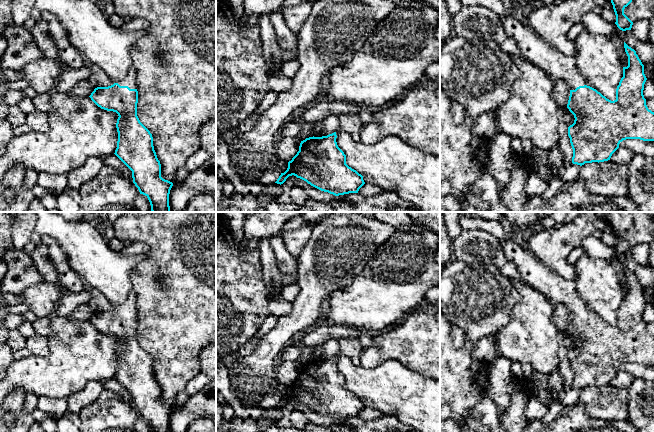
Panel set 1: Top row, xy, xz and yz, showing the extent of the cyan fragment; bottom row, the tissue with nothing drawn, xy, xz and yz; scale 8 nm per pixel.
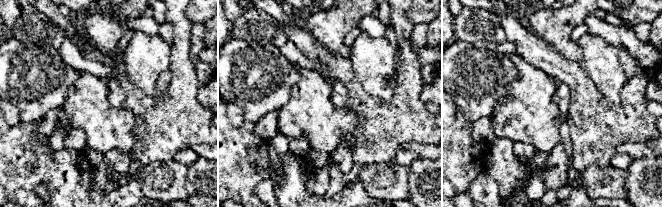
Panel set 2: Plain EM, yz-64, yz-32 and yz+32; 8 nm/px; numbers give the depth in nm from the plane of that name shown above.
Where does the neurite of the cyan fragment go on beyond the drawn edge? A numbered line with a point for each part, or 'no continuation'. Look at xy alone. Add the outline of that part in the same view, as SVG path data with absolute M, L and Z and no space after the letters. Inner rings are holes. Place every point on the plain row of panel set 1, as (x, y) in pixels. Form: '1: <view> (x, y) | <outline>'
1: xy (130, 304) | M133 290L130 291L127 299L118 306L120 310L128 310L130 313L137 313L137 298Z

